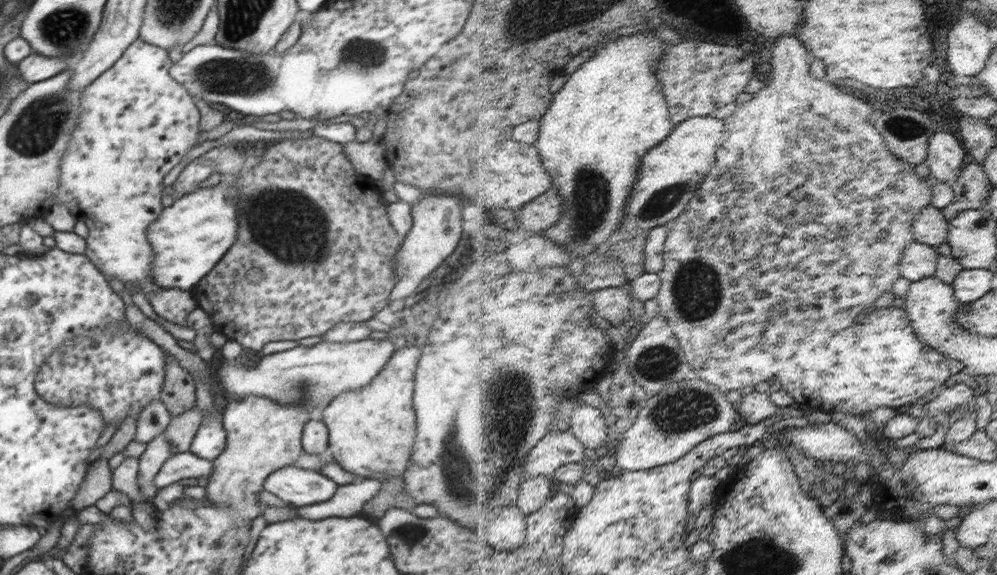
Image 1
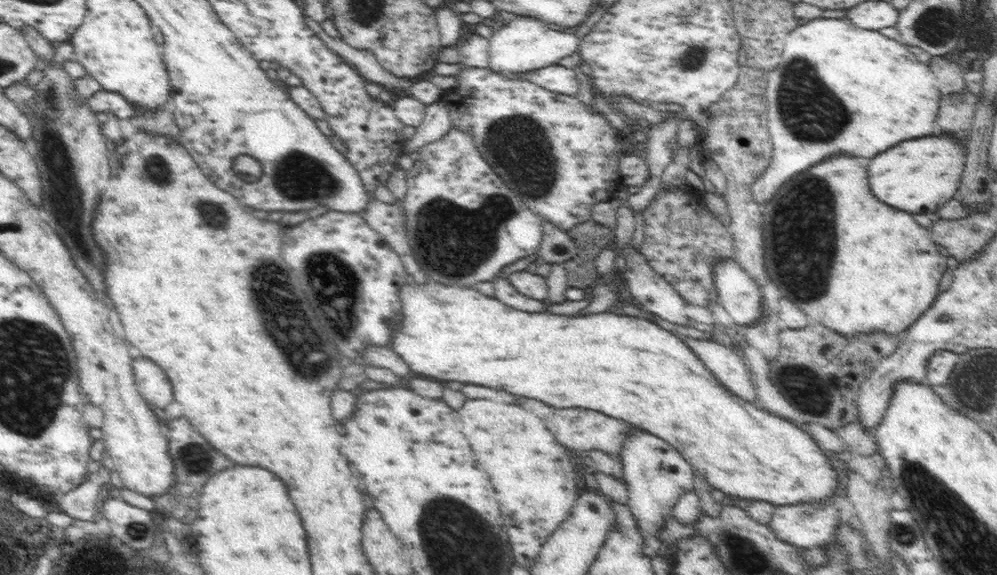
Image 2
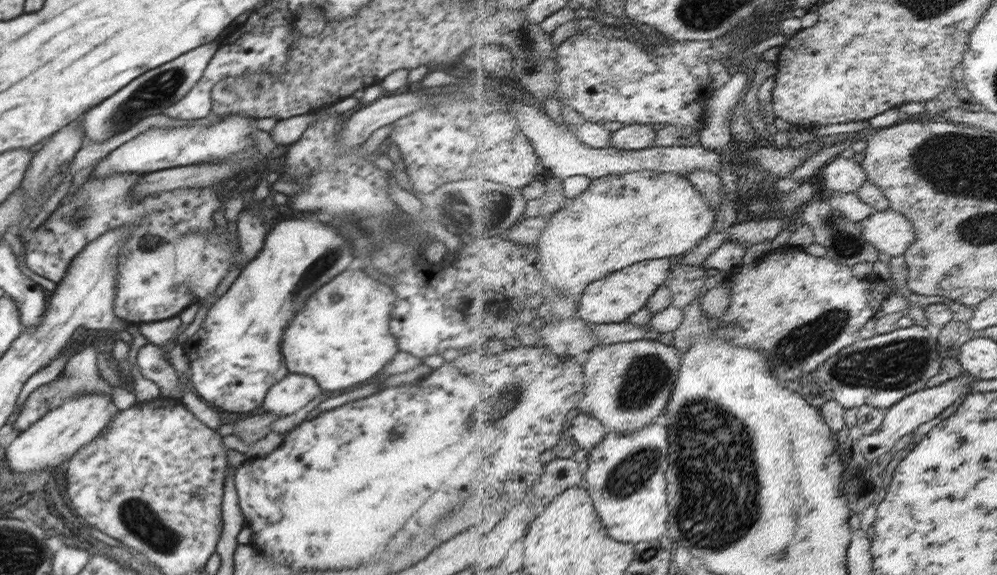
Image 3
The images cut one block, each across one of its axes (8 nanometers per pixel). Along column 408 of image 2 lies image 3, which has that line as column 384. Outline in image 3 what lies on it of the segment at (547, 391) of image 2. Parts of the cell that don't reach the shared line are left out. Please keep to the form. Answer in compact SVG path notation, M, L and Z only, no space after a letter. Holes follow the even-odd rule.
M355 265L337 274L305 302L303 309L288 323L280 350L290 373L312 376L322 390L352 388L368 378L374 378L398 352L396 338L390 334L391 312L396 293L386 283L370 278Z

